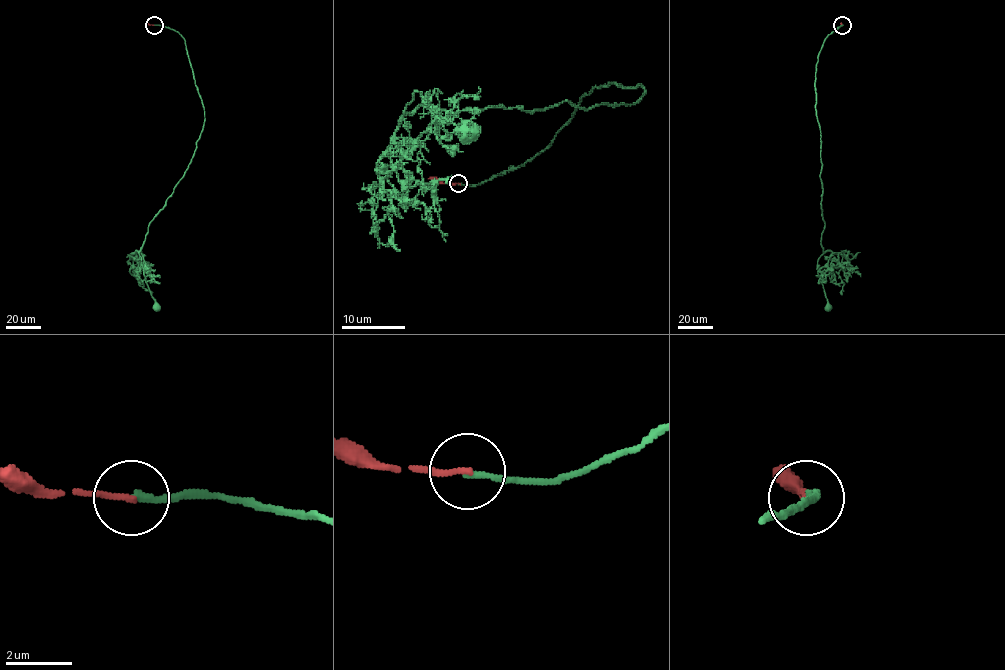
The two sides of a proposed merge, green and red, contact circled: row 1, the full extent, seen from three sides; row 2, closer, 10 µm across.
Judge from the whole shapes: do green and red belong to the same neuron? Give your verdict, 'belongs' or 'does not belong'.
does not belong

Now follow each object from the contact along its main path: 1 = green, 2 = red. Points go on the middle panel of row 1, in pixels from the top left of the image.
1: (460, 183), (531, 161), (595, 87), (644, 88), (632, 104), (403, 114), (420, 93), (469, 131)
2: (458, 183), (439, 183), (428, 178)

